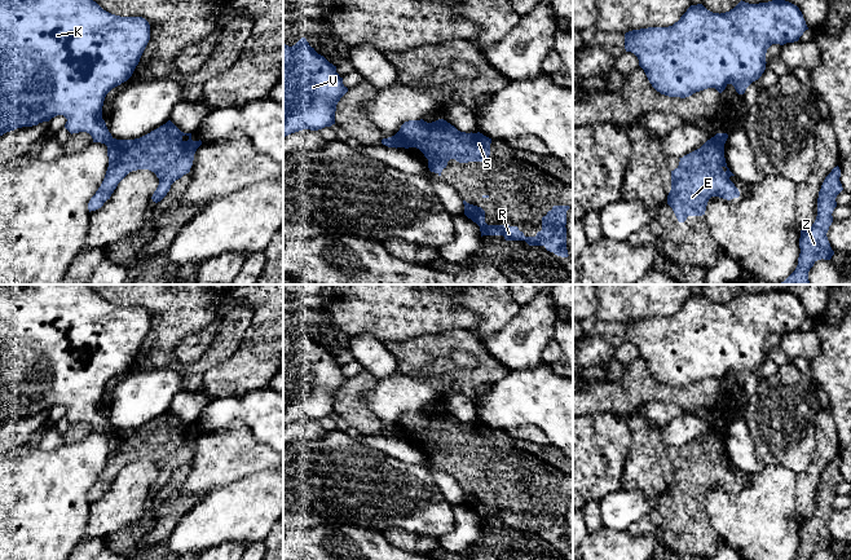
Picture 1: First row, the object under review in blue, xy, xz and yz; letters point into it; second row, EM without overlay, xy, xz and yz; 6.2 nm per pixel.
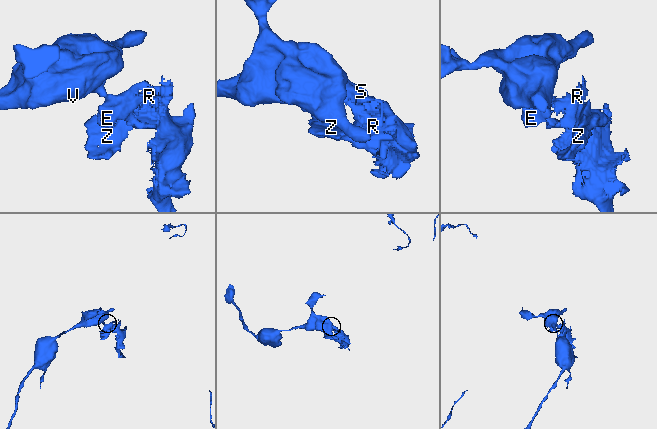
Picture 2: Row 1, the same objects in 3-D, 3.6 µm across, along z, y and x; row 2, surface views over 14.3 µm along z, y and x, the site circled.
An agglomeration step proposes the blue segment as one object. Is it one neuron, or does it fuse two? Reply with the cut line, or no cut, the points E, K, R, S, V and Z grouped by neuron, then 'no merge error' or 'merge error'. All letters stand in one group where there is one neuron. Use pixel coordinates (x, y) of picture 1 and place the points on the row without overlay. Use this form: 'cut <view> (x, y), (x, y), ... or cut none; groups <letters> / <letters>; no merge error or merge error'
cut xz (396, 423), (402, 436); groups E R S Z / K V; merge error

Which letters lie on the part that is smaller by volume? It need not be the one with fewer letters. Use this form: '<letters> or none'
E, R, S, Z

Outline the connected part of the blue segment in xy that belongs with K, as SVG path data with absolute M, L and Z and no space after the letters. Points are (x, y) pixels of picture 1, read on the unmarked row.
M0 285L0 425L63 405L71 424L87 422L107 435L113 425L102 409L105 387L132 366L149 330L145 308L111 304L88 285Z

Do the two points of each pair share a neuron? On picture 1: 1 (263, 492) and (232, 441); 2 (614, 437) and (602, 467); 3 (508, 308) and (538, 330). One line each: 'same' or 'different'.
1: different
2: same
3: different

